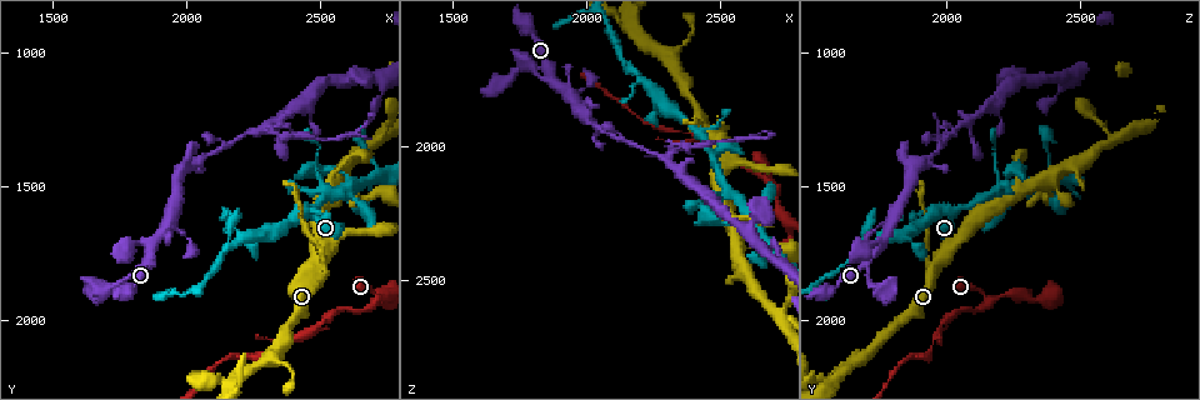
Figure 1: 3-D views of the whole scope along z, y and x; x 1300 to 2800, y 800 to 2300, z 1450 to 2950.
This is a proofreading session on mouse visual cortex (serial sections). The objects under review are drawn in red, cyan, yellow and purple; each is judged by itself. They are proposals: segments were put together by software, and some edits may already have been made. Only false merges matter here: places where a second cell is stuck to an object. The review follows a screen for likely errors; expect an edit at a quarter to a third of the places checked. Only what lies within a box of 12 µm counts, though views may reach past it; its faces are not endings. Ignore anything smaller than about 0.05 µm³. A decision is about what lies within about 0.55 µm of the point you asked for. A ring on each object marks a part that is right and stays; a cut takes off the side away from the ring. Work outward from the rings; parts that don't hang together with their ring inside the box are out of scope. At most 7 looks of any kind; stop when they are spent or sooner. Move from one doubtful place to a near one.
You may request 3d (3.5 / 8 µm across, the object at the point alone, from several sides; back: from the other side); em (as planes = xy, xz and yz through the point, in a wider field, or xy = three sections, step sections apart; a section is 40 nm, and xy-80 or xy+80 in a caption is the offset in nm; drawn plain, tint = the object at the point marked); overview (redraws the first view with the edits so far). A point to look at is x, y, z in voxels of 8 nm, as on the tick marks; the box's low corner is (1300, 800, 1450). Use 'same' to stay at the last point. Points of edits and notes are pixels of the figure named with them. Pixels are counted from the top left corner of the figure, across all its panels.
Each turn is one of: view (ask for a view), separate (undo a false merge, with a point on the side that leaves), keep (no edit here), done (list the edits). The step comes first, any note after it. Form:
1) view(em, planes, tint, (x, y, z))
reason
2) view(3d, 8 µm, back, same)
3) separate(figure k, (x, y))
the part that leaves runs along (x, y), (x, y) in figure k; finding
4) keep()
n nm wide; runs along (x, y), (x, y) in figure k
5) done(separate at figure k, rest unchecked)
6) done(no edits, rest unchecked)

view(em, planes, tint, (2530, 1830, 1940))
thin arm on a thick one

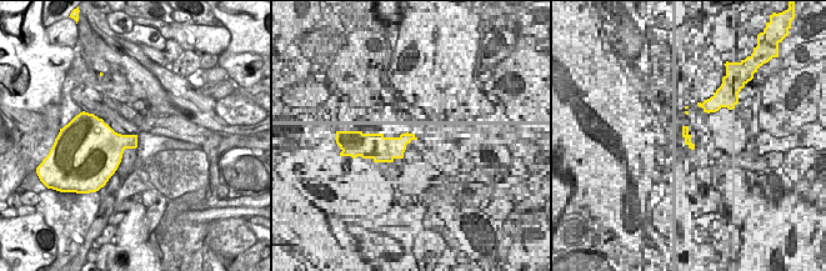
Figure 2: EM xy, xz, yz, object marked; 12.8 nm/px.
view(3d, 3.5 µm, same)
wider look

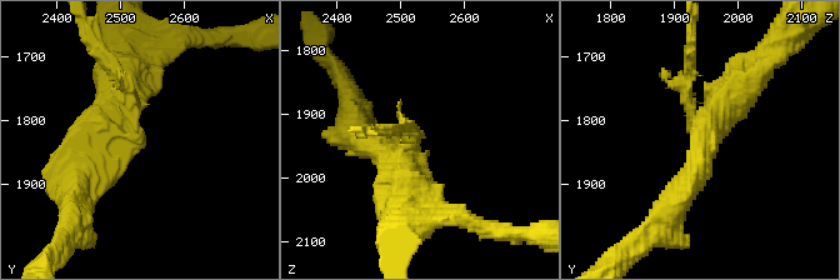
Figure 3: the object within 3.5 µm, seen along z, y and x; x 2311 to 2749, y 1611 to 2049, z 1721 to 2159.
separate(figure 3, (685, 83))
the part that leaves runs along (691, 116), (691, 35) in figure 3; two cells meet here

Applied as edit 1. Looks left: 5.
view(em, xy, step 2, tint, (2690, 1480, 2380))
four-way junction

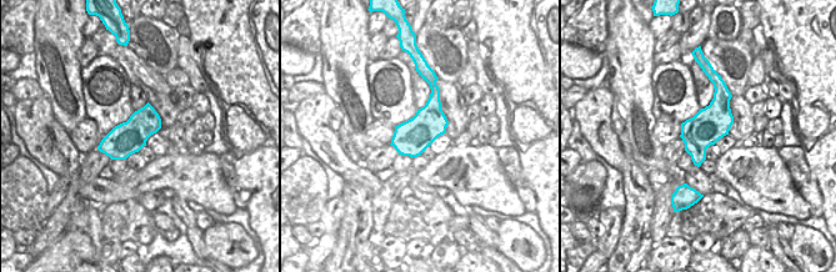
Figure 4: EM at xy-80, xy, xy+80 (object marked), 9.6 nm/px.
view(3d, 3.5 µm, same)

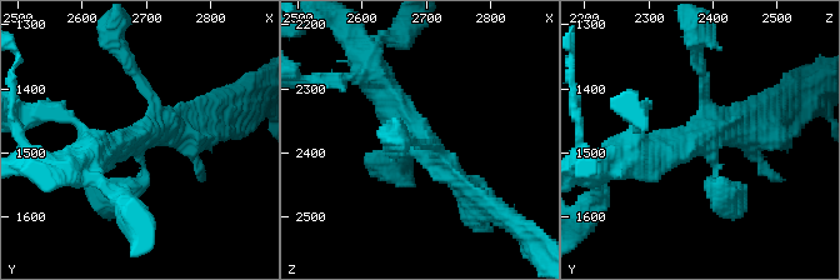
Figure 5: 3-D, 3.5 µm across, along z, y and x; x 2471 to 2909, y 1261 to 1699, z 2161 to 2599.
keep()
4 arms; runs along (369, 70), (404, 129), (469, 193) in figure 5; all the same cell

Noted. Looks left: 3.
view(3d, 3.5 µm, (2710, 1930, 2150))
sharp bend

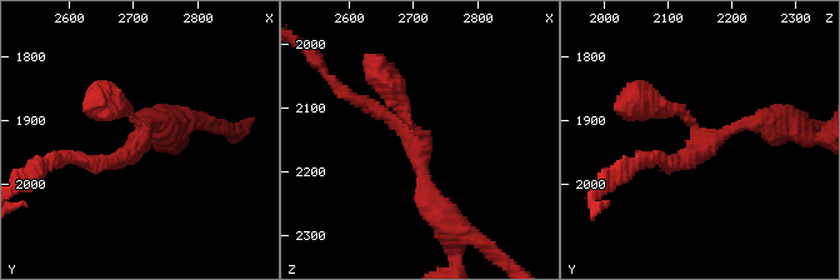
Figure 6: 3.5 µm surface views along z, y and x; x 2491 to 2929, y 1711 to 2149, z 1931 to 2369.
view(em, xy, step 3, tint, (2710, 1935, 2155))

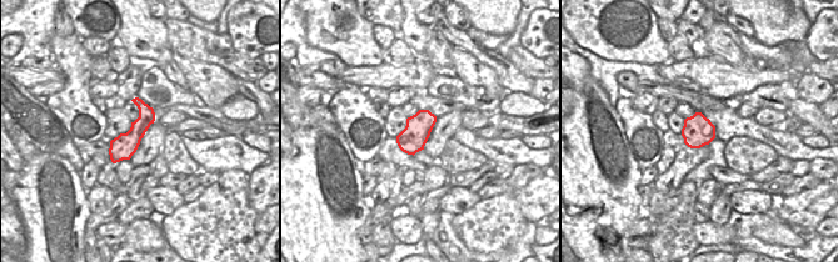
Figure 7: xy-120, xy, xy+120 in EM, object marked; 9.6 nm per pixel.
keep()
arms of 200, 250, 250 nm; runs along (390, 90), (425, 135), (421, 189), (440, 215) in figure 6; continuous, no second cell

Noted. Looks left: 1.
done(separate at figure 3, rest unchecked)

